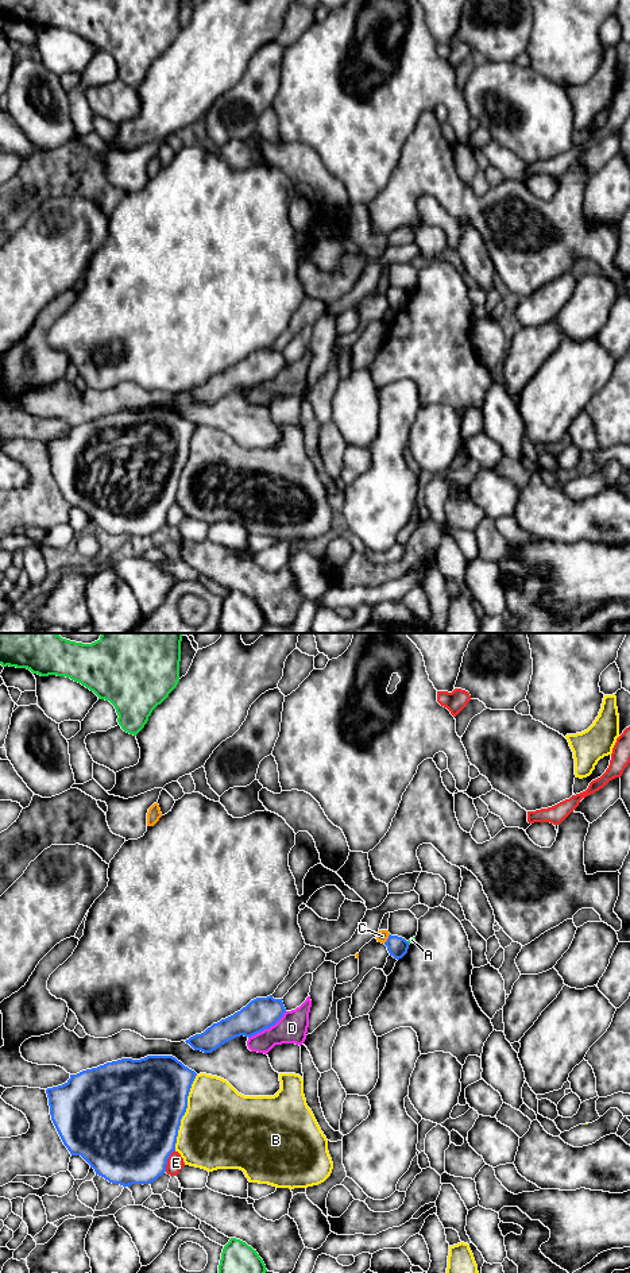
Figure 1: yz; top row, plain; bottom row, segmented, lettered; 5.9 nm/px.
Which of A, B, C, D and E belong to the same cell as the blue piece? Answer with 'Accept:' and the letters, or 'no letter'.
Accept: no letter

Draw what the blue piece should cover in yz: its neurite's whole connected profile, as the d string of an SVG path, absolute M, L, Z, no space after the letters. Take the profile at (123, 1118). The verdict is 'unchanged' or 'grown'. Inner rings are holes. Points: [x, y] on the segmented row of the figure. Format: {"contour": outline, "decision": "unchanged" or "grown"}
{"contour": "M173 1056L107 1062L46 1089L51 1120L70 1154L81 1156L96 1174L124 1188L151 1184L166 1172L167 1158L175 1152L196 1076Z", "decision": "unchanged"}

